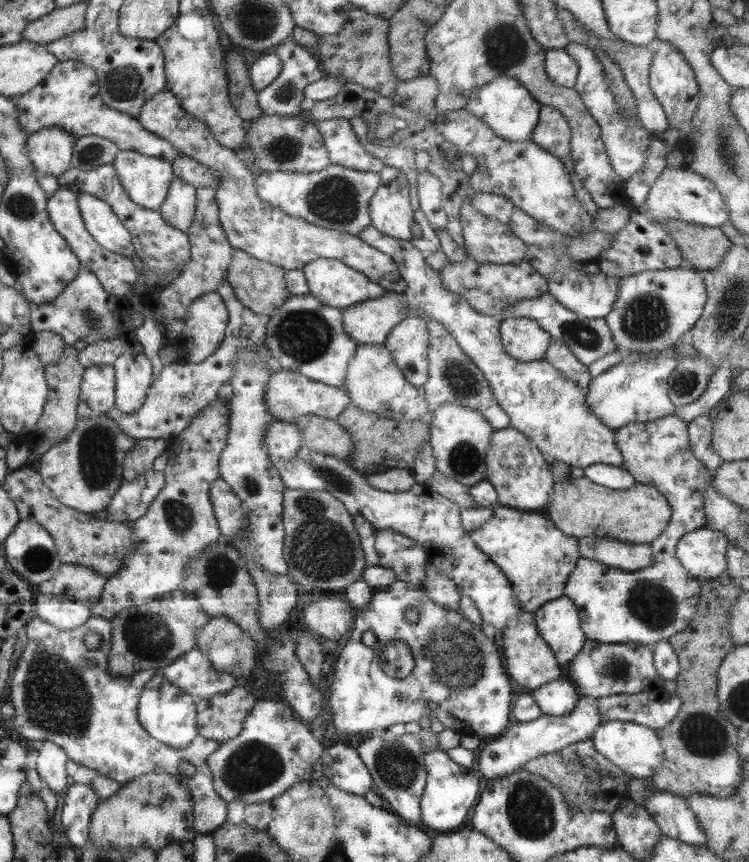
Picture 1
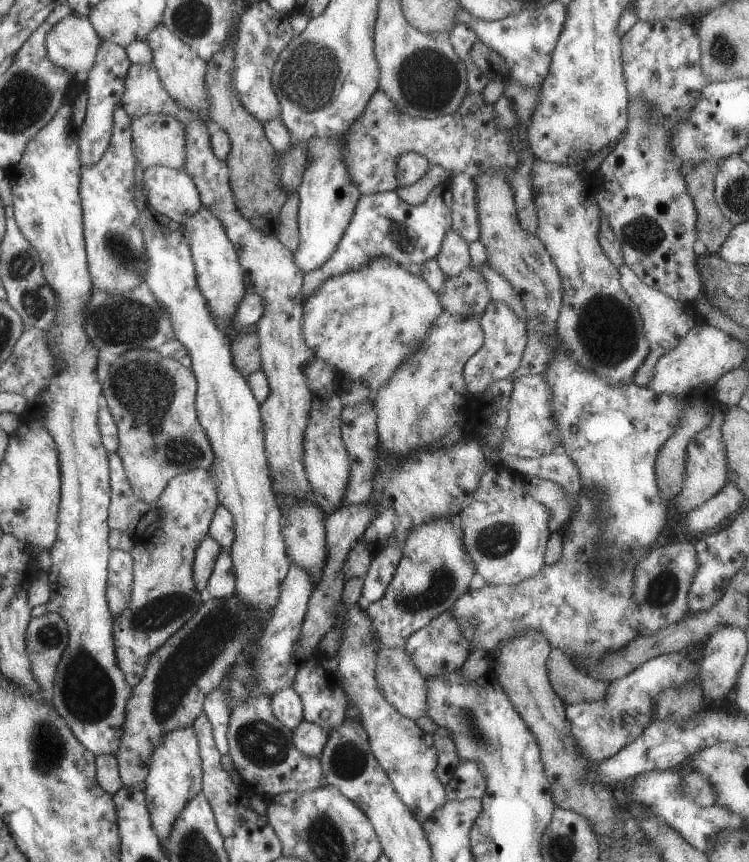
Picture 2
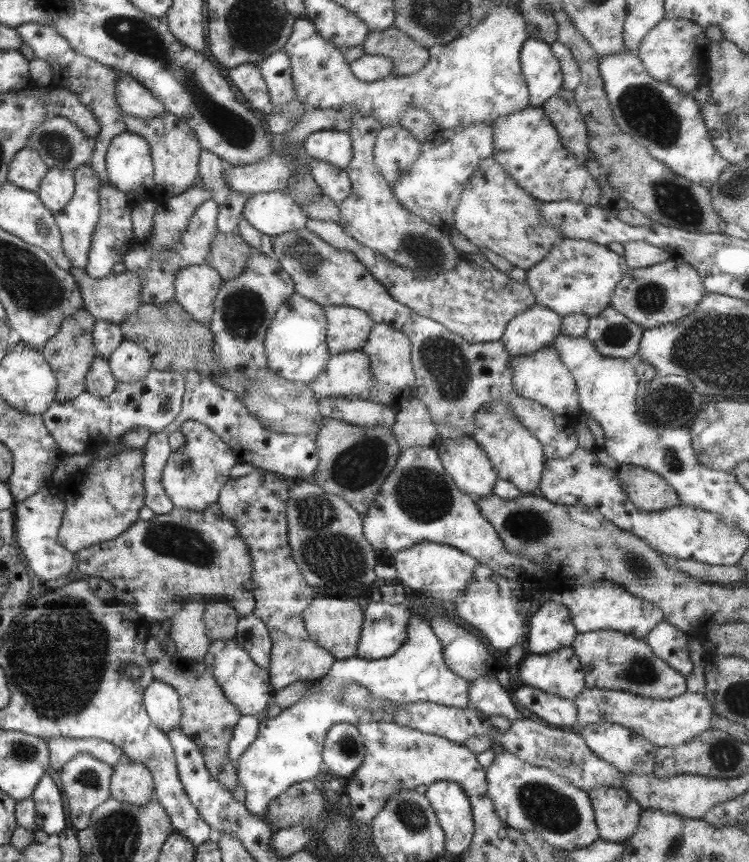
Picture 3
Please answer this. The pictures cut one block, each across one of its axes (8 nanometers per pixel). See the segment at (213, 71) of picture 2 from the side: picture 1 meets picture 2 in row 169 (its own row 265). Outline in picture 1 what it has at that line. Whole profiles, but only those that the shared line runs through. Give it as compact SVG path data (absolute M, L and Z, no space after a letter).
M233 249L225 280L242 306L255 315L262 314L270 317L277 308L281 307L286 298L291 296L285 286L285 271L284 268L269 264L267 261L257 260L242 250Z

